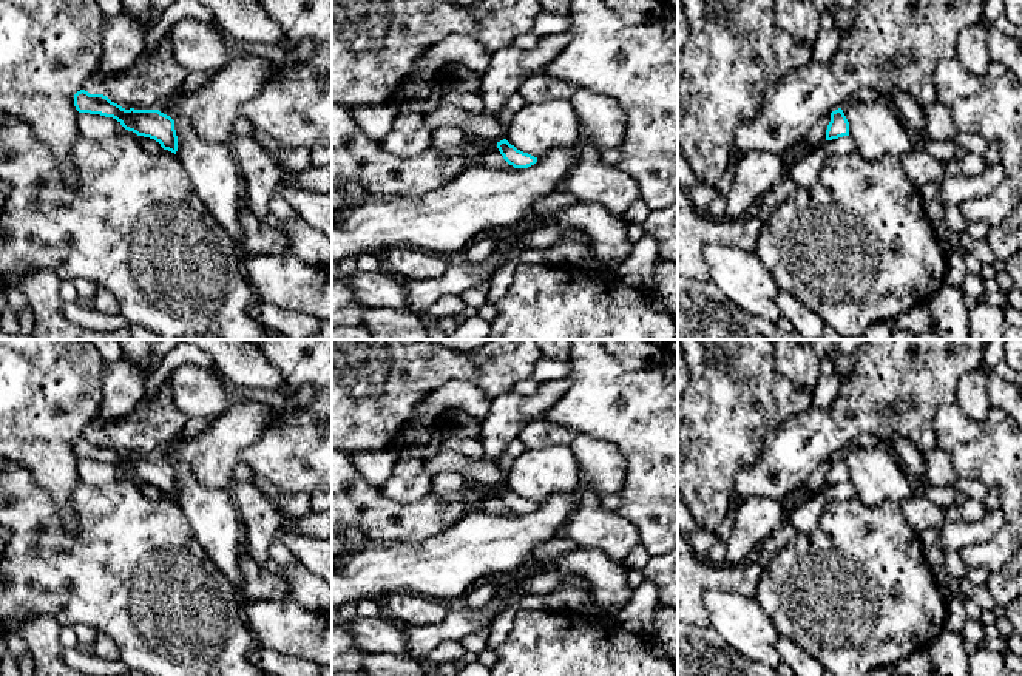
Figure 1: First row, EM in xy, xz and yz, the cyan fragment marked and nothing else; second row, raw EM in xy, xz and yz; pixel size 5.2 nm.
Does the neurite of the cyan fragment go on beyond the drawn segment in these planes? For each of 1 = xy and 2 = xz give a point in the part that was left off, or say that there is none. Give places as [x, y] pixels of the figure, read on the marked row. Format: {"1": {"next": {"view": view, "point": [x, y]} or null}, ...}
{"1": {"next": null}, "2": {"next": null}}

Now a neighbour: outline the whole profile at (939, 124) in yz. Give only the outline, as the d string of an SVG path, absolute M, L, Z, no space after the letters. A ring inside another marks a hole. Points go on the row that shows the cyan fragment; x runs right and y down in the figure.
M943 103L926 105L923 116L928 140L953 140L959 134L951 111Z

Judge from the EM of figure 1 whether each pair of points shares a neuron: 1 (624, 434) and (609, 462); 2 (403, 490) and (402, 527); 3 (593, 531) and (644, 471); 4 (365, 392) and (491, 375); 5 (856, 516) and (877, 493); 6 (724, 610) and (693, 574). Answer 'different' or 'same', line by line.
1: different
2: different
3: different
4: same
5: different
6: different

